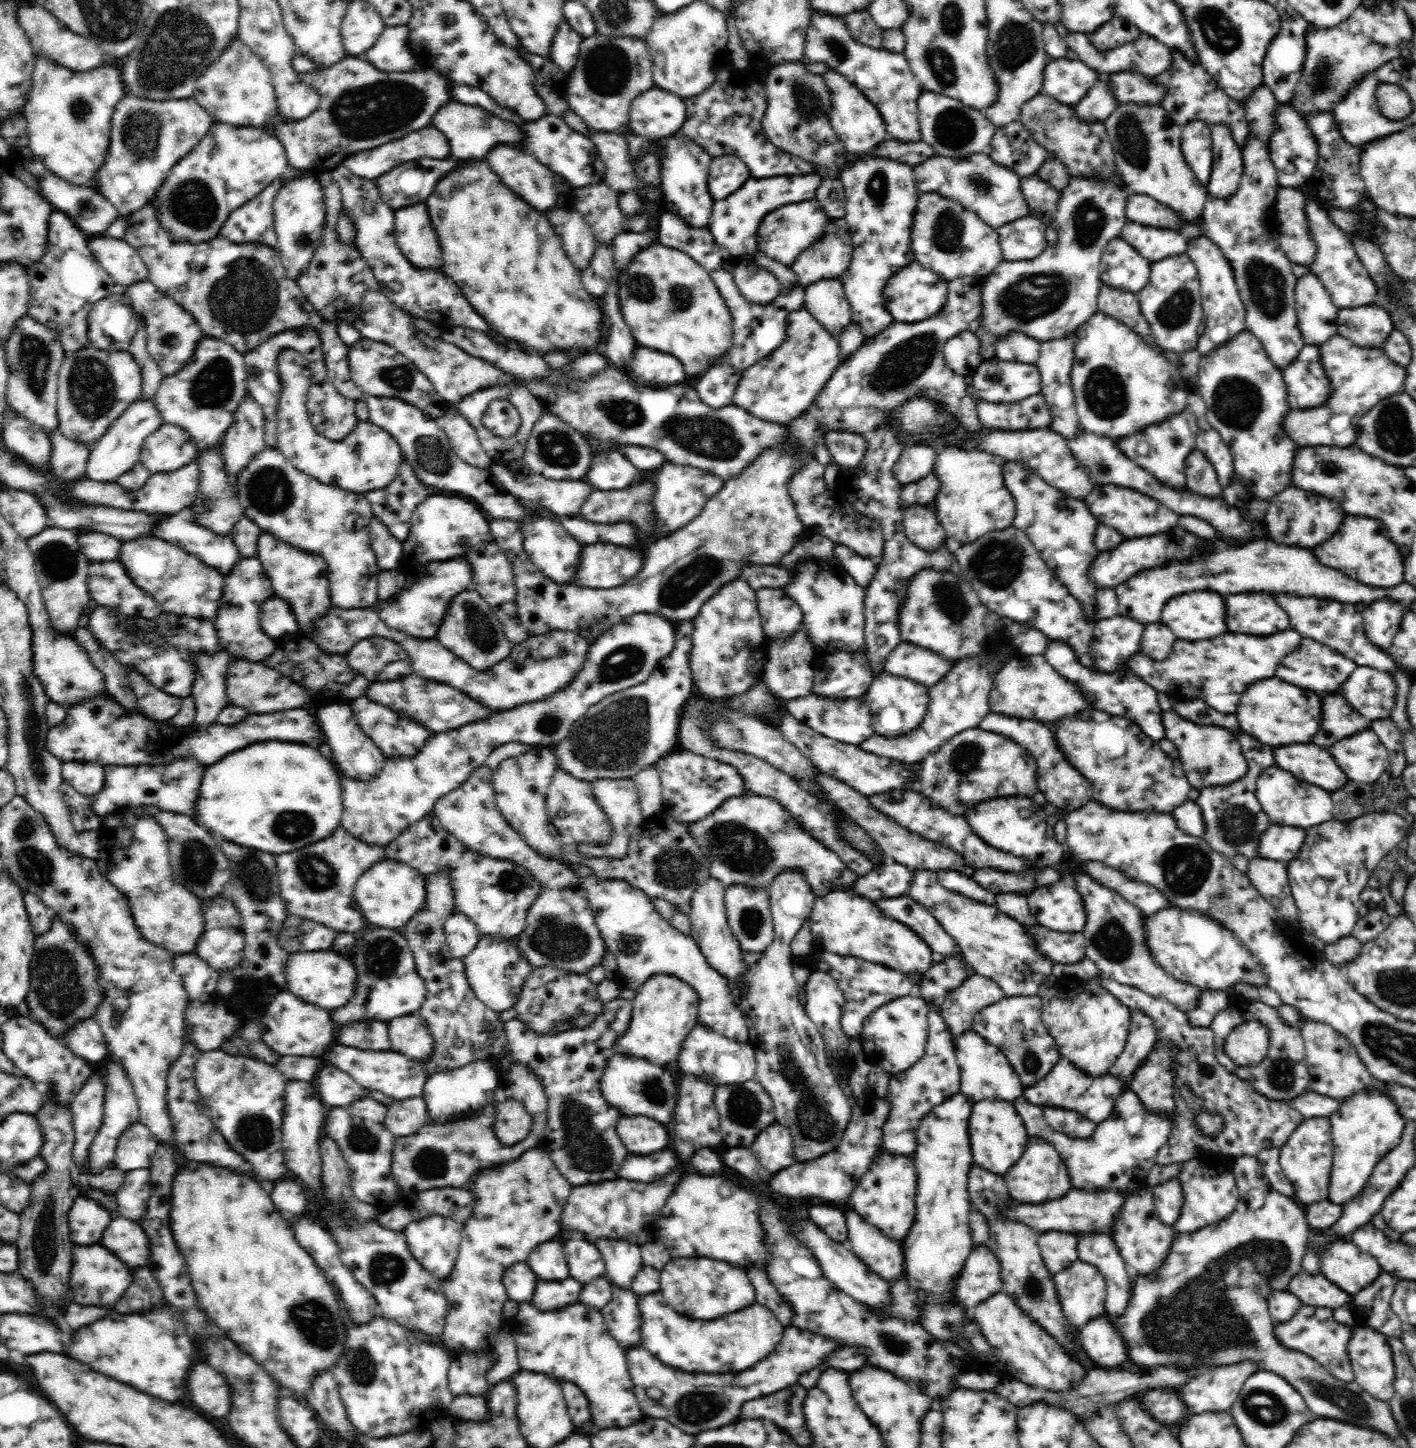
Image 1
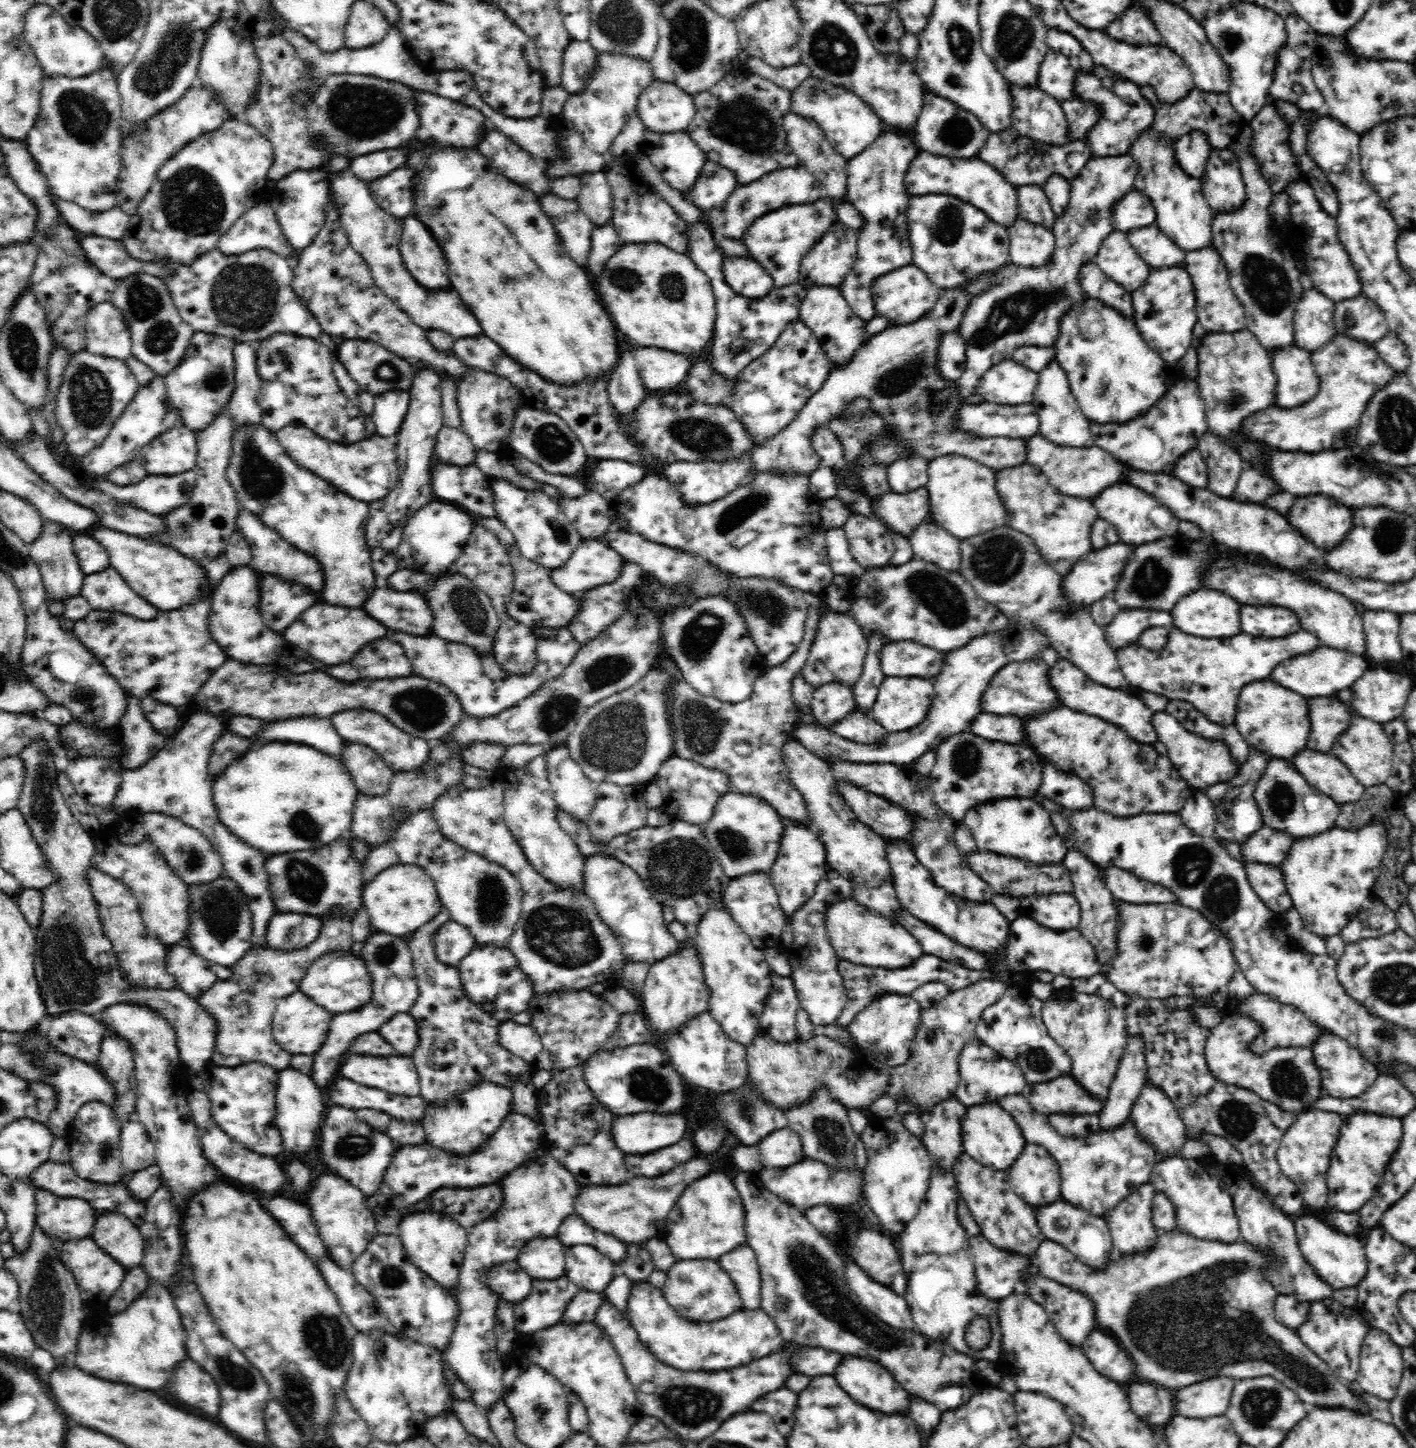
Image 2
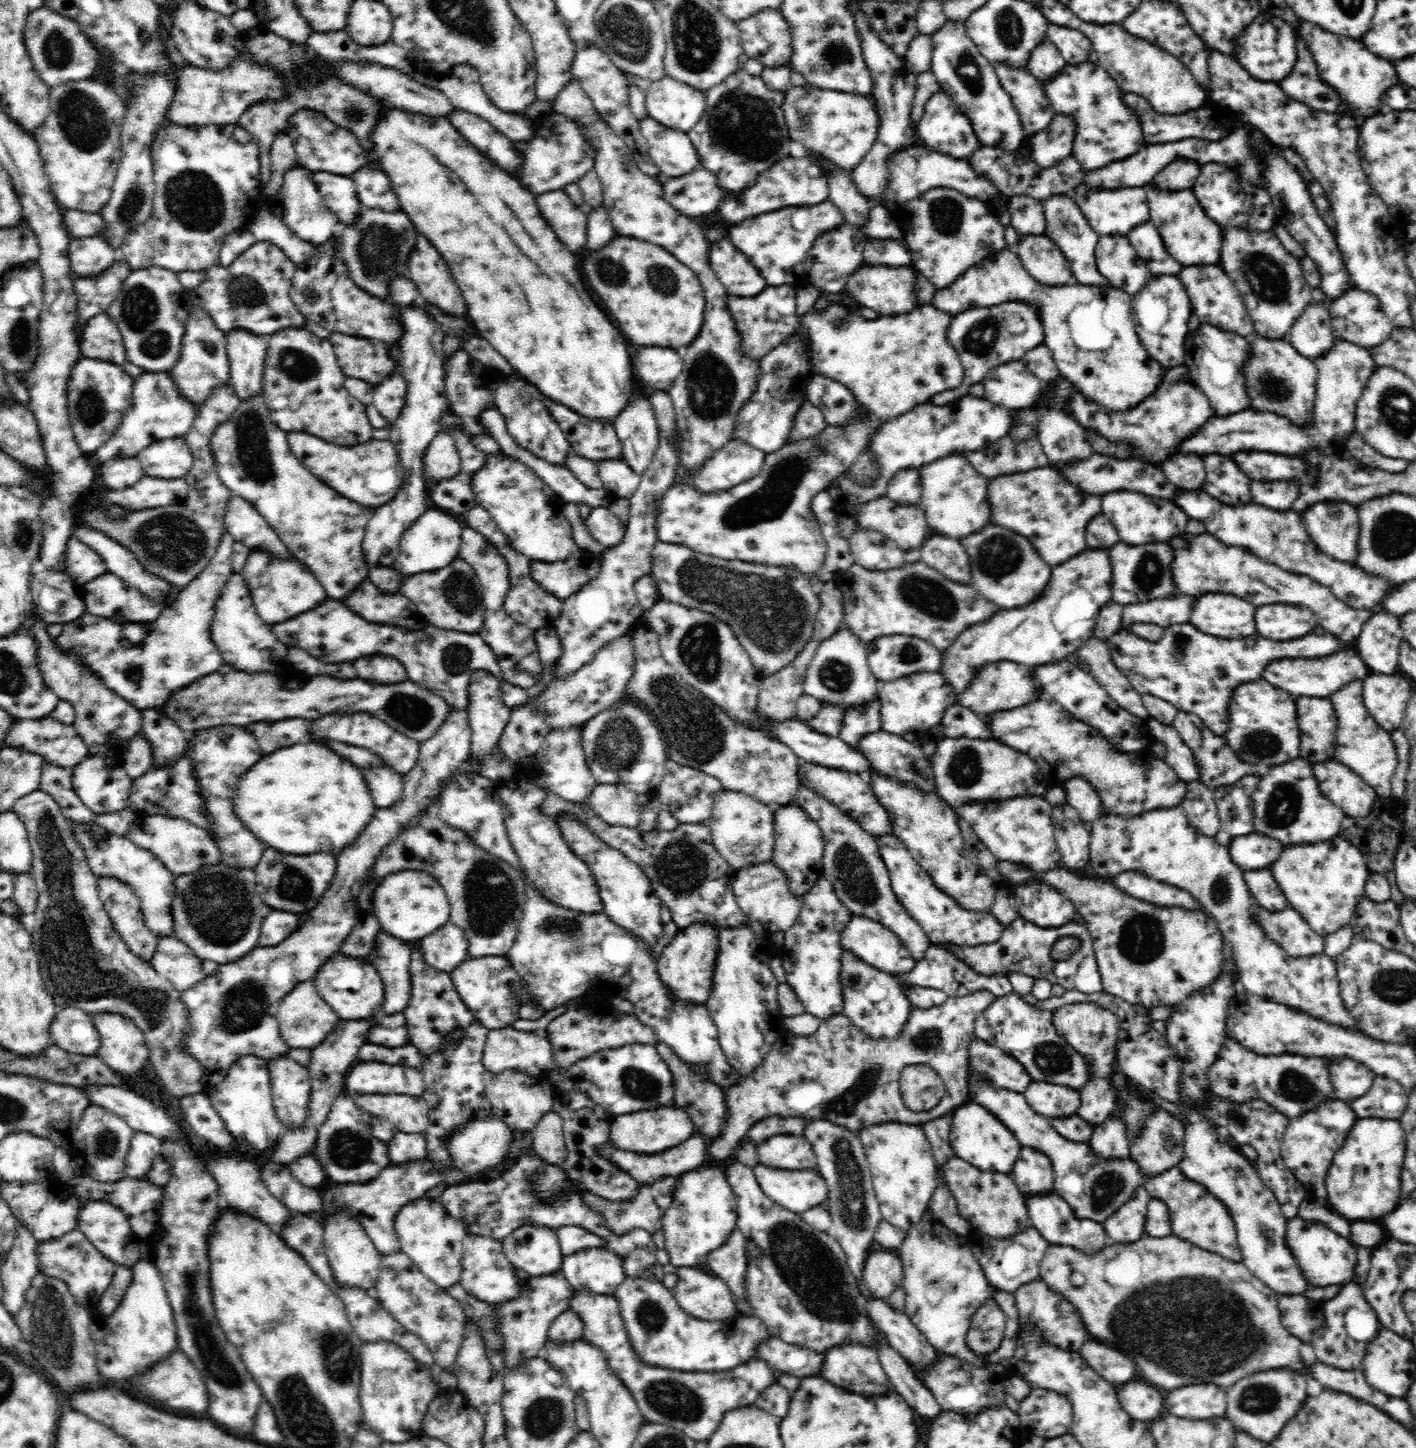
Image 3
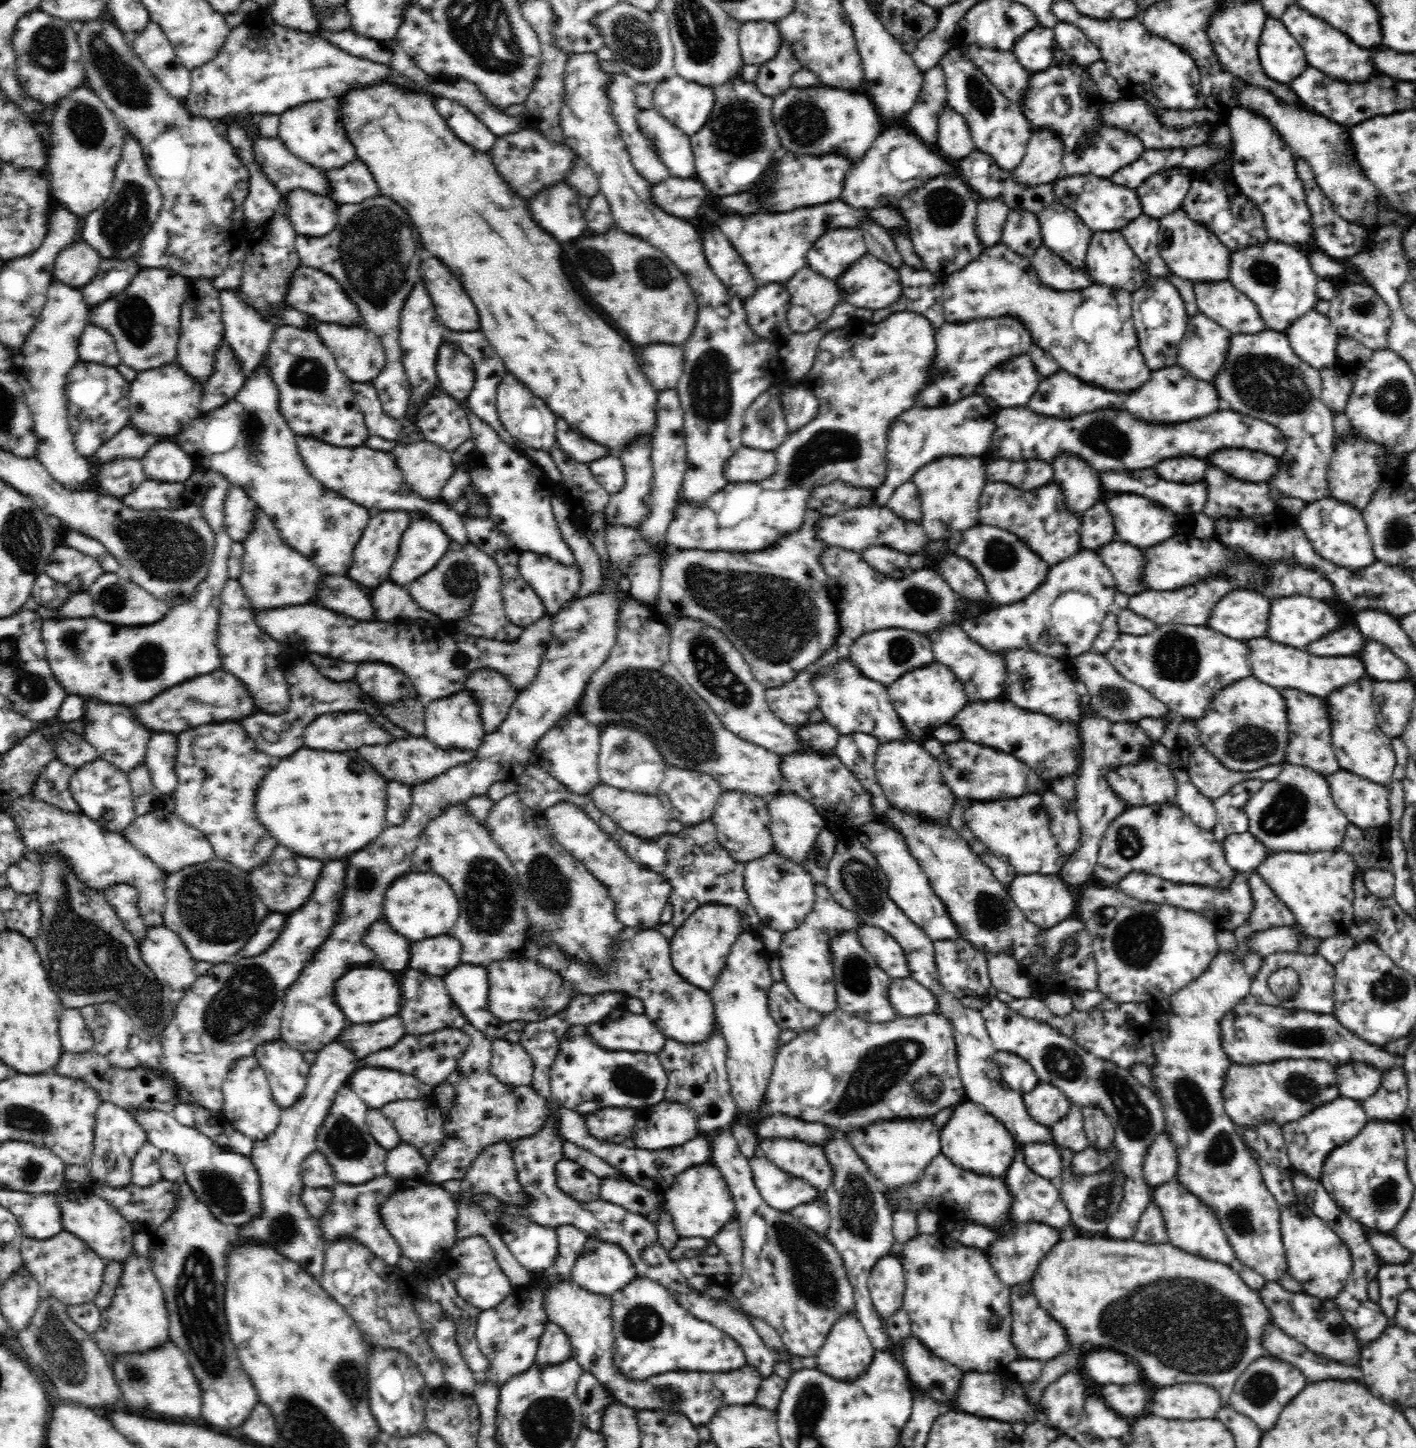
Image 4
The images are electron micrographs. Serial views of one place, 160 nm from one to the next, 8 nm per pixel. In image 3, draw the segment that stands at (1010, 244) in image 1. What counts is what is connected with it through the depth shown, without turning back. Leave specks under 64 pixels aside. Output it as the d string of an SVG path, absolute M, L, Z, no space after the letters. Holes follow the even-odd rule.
M1026 235L1020 238L1018 253L1024 268L1038 282L1052 286L1068 284L1073 277L1064 253L1046 235Z

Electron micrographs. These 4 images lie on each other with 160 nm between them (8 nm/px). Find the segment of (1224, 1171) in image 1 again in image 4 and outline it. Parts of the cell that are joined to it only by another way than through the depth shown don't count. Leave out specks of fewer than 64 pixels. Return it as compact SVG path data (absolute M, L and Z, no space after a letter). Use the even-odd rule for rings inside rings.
M1176 1180L1155 1186L1152 1188L1152 1196L1153 1202L1158 1205L1158 1209L1162 1213L1168 1235L1168 1244L1182 1251L1188 1251L1190 1254L1200 1255L1204 1259L1224 1263L1232 1267L1232 1270L1240 1275L1244 1285L1252 1287L1252 1290L1260 1292L1264 1288L1268 1281L1253 1268L1238 1260L1232 1250L1232 1245L1226 1239L1226 1235L1224 1235L1224 1231L1222 1231L1222 1227L1218 1223L1218 1219L1214 1217L1214 1213L1182 1183Z

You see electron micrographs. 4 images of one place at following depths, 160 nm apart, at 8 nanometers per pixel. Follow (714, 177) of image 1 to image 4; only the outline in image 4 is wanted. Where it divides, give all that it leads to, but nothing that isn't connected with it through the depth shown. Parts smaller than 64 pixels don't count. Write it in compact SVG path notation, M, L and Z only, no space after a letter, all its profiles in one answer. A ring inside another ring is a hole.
M670 177L650 186L652 201L664 212L688 220L696 216L706 198L704 183L698 179Z

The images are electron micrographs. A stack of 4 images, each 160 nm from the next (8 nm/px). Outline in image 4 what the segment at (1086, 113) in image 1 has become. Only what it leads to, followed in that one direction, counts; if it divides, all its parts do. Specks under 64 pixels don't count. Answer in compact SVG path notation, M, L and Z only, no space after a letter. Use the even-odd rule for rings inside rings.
M1050 129L1033 132L1021 163L1010 173L1014 181L1024 187L1054 183L1058 178L1066 175L1062 165L1062 141Z

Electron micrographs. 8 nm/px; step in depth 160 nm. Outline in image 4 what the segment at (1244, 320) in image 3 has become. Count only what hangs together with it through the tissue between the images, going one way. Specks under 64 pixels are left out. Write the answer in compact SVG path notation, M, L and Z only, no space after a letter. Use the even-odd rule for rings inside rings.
M1229 280L1193 285L1199 312L1223 326L1231 335L1258 334L1266 330L1257 306Z

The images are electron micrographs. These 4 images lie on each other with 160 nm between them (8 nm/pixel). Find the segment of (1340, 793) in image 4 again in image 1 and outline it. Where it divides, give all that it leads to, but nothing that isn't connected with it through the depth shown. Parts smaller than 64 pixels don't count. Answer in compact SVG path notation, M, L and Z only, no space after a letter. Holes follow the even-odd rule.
M1292 744L1273 751L1276 765L1326 791L1337 791L1349 781L1332 754L1316 744Z

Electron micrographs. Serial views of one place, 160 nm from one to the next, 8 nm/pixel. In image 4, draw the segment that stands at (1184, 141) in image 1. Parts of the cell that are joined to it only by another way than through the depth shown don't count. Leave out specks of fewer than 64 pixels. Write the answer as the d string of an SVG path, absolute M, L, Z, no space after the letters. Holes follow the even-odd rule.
M1171 167L1148 177L1138 188L1142 213L1150 218L1162 218L1180 209L1197 172L1184 167Z

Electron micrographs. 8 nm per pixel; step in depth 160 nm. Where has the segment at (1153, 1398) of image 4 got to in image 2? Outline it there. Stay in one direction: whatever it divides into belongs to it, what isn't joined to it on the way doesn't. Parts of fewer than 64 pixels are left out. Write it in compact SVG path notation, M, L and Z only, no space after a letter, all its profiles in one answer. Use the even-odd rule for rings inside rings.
M1228 1377L1212 1378L1204 1380L1178 1390L1174 1393L1176 1398L1175 1413L1187 1418L1210 1418L1210 1416L1222 1416L1228 1410L1235 1380Z

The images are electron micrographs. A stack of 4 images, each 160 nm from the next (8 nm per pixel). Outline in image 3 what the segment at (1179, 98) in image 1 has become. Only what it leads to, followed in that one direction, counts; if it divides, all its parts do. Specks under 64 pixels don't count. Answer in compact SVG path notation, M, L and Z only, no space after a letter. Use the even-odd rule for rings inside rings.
M1124 93L1122 101L1129 110L1137 115L1136 119L1142 127L1144 140L1148 145L1159 145L1192 138L1218 141L1235 130L1234 118L1238 115L1238 112L1211 101L1206 106L1179 115L1155 112L1151 105L1138 94Z

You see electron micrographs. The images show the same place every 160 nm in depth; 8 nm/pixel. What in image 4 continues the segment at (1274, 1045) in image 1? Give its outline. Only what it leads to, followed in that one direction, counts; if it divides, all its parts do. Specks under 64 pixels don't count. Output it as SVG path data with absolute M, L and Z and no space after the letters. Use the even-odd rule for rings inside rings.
M1284 1059L1272 1064L1243 1066L1234 1064L1225 1074L1222 1096L1228 1116L1237 1126L1256 1127L1260 1123L1276 1123L1282 1128L1288 1123L1300 1120L1305 1114L1311 1113L1316 1107L1332 1102L1340 1097L1336 1074L1337 1066L1323 1059Z

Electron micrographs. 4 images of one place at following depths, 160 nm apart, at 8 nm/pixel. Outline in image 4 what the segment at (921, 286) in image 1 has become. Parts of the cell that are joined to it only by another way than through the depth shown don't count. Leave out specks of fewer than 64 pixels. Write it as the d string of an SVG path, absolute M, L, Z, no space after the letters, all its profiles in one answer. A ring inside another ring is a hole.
M868 252L848 266L835 281L841 292L842 301L849 302L859 309L877 311L888 308L902 294L899 272Z

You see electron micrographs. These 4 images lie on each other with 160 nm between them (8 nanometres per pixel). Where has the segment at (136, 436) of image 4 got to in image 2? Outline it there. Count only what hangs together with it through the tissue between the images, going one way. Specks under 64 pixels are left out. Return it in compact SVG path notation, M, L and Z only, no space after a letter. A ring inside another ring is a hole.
M261 422L240 424L235 426L231 438L232 457L225 473L228 483L240 501L240 507L262 518L266 526L276 531L285 541L296 549L312 555L324 573L324 587L320 598L328 604L358 608L370 596L378 584L371 559L371 548L365 537L365 527L370 518L369 503L356 500L346 493L338 491L334 486L319 478L314 472L301 467L300 474L290 474L282 468L286 452L280 445L274 432L270 432Z

